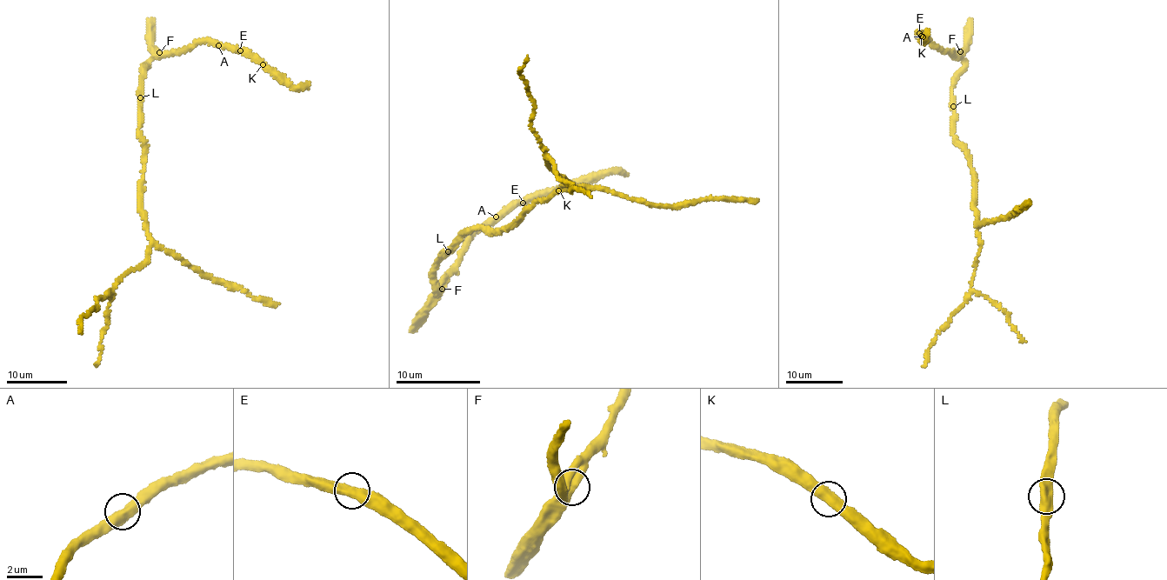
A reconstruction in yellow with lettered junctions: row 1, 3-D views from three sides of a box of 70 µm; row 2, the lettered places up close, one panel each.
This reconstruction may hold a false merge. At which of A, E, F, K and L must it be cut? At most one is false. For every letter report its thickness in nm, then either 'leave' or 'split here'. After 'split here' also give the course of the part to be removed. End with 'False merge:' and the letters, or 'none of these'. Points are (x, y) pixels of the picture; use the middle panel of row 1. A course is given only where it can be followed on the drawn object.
A: calibre 550 nm; leave
E: calibre 500 nm; leave
F: calibre 480 nm; leave
K: calibre 550 nm; leave
L: calibre 550 nm; leave
False merge: none of these

